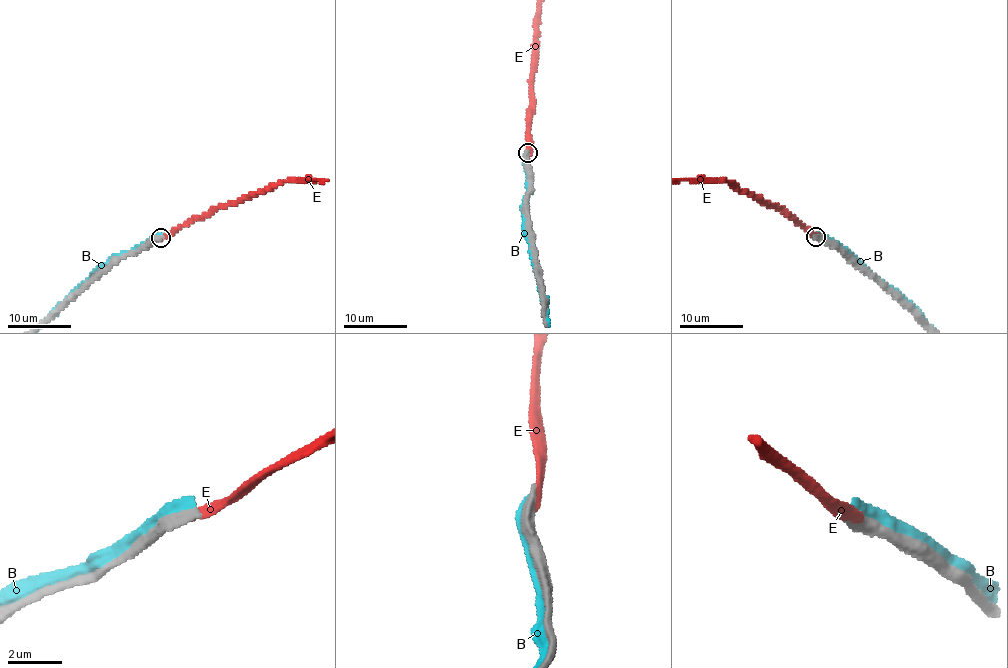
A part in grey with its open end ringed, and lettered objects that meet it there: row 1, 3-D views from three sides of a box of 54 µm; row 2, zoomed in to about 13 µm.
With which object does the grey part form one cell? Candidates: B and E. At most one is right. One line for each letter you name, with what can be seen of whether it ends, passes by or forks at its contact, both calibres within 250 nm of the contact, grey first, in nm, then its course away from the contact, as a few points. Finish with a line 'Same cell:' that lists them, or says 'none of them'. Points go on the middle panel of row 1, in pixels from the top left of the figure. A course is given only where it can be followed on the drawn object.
E: it ends | 460/380 nm
Same cell: E

